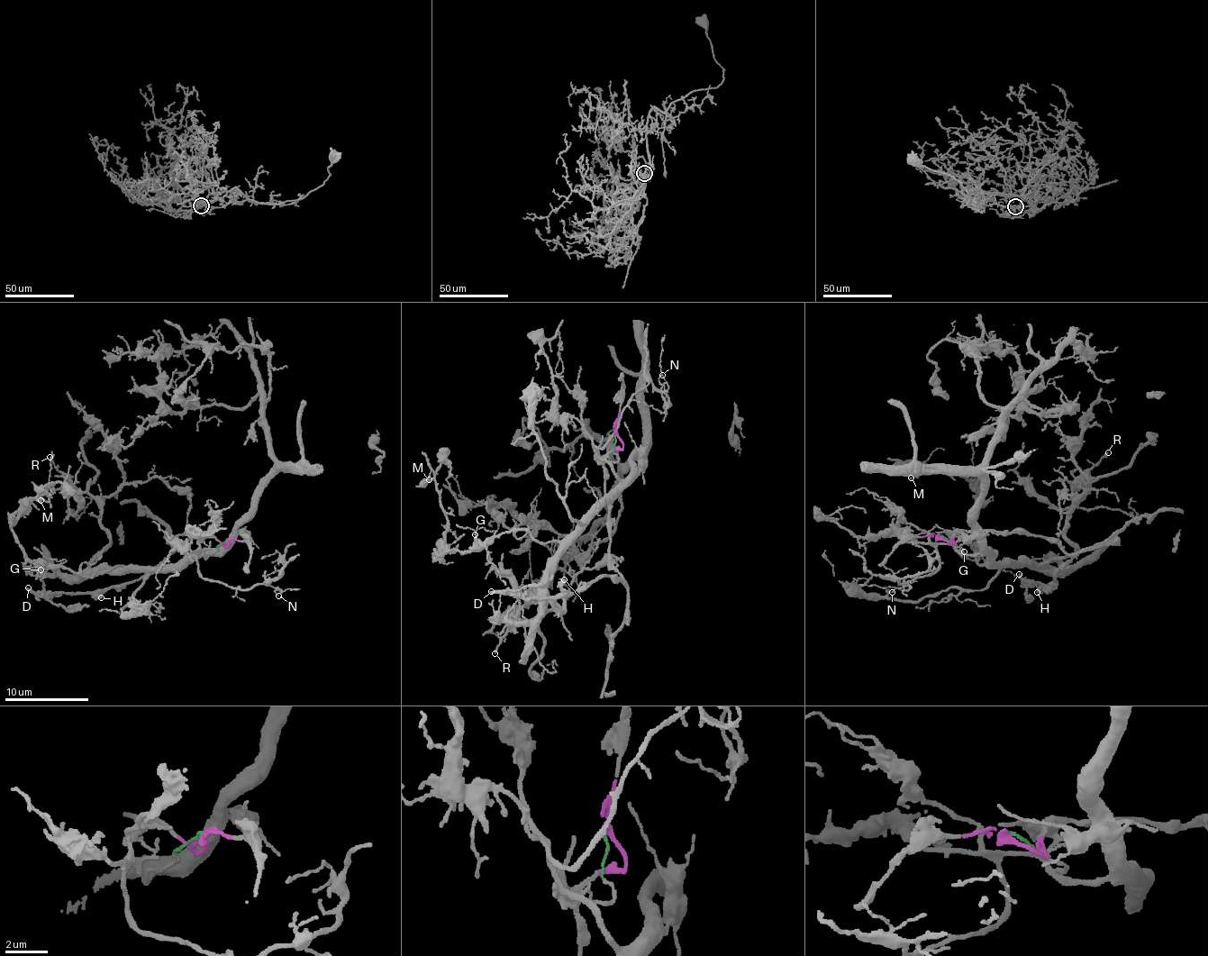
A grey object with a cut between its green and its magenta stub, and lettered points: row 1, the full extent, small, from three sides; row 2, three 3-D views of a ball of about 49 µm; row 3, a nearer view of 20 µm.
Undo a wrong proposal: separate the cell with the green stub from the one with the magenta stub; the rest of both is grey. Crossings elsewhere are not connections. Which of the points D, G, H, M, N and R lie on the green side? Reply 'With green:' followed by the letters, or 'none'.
With green: G, M, N, R

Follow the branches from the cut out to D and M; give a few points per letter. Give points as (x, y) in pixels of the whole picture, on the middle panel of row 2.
D: (614, 434), (622, 443), (604, 458), (607, 531), (621, 579), (599, 575), (572, 592), (521, 598), (490, 590)
M: (613, 434), (619, 484), (561, 540), (512, 530), (435, 554), (448, 524), (429, 479)

